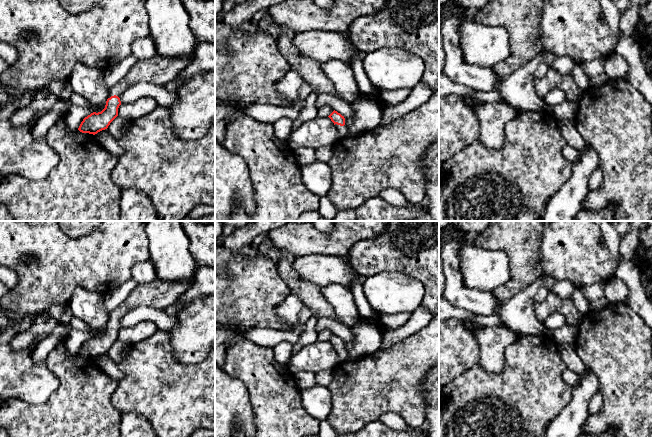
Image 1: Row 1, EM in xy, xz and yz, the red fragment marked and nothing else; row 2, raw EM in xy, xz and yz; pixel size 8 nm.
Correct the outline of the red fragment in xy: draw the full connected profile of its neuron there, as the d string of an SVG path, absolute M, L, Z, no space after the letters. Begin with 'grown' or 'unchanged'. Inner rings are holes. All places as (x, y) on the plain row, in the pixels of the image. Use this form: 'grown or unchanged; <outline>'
grown; M194 278L179 283L155 279L146 284L138 284L128 297L109 313L105 332L101 336L93 336L85 341L78 354L82 357L95 359L107 353L110 347L118 340L118 332L121 329L120 321L125 314L142 305L164 310L177 302L193 281Z

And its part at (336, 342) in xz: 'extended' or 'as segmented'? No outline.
extended

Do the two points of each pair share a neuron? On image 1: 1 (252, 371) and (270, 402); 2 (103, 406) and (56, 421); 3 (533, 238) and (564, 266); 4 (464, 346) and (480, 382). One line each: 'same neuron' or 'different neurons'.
1: same neuron
2: same neuron
3: different neurons
4: different neurons

